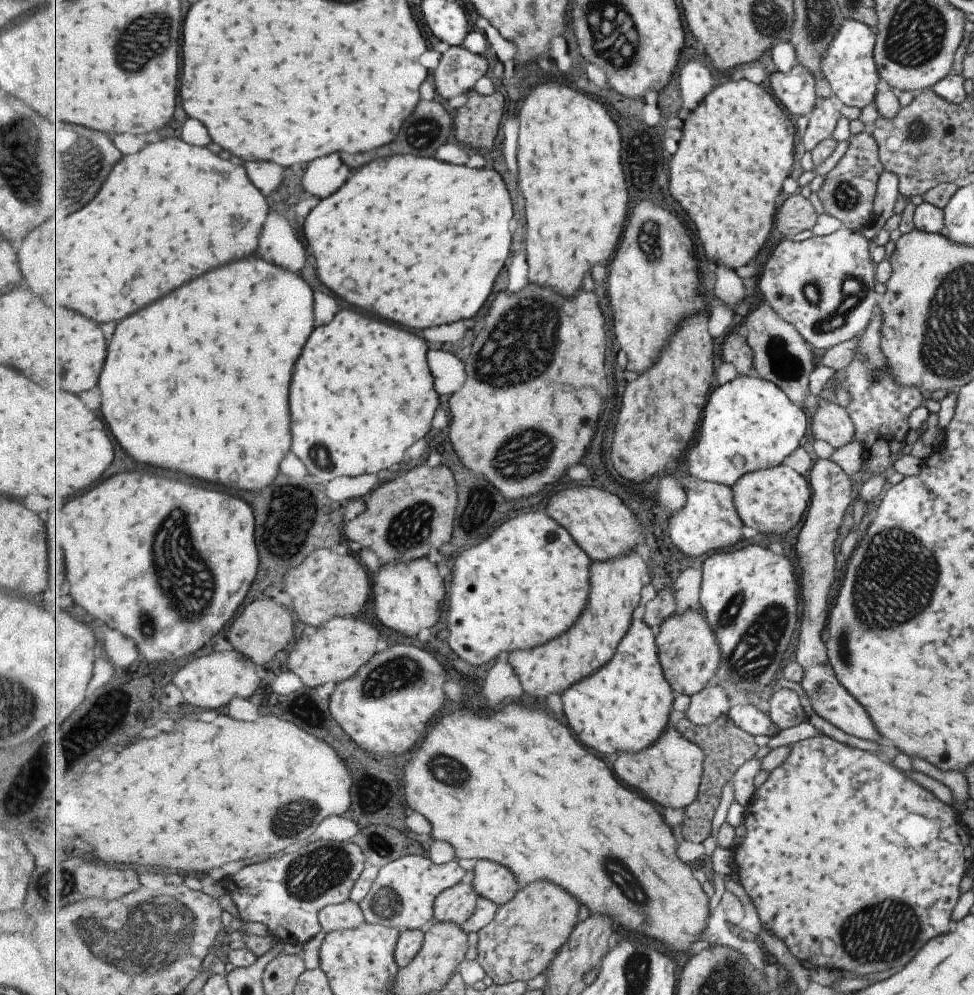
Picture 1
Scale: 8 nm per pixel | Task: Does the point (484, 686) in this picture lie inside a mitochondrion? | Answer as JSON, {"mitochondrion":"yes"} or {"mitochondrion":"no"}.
{"mitochondrion":"no"}

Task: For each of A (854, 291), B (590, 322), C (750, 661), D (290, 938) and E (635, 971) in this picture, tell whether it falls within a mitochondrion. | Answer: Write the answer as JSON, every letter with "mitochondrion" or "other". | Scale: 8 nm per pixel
{"A":"mitochondrion","B":"other","C":"mitochondrion","D":"other","E":"mitochondrion"}

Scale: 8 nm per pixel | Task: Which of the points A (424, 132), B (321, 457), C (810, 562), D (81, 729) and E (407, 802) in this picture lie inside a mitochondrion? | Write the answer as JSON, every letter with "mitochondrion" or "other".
{"A":"mitochondrion","B":"mitochondrion","C":"other","D":"other","E":"other"}

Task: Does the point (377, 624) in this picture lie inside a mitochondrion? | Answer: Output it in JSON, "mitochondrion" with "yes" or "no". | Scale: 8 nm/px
{"mitochondrion":"no"}

